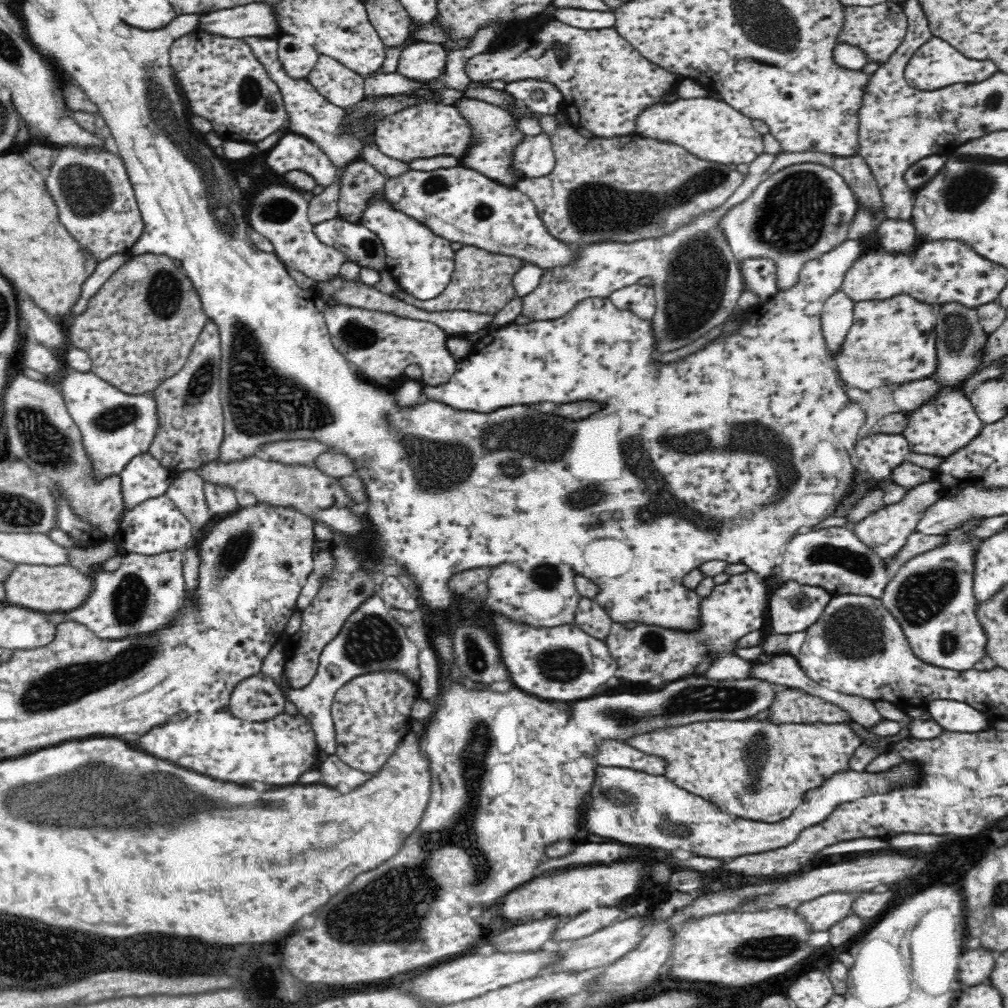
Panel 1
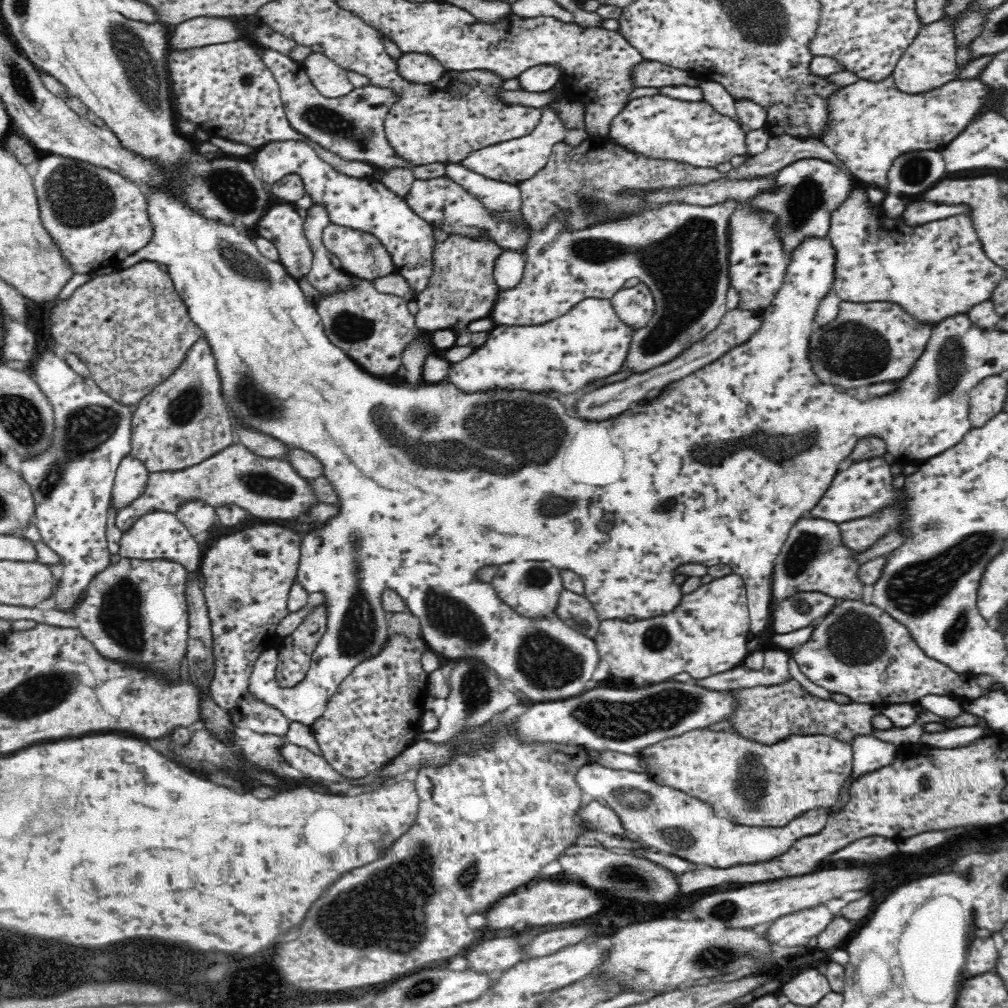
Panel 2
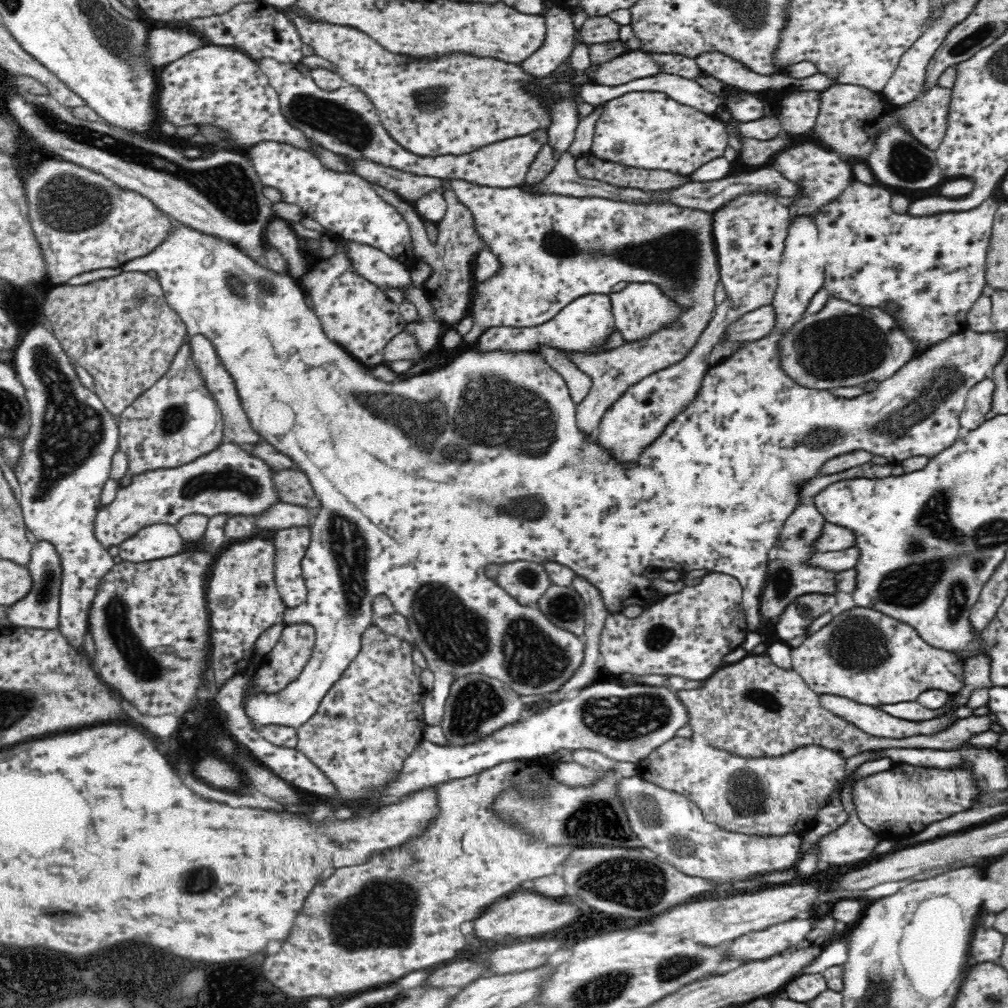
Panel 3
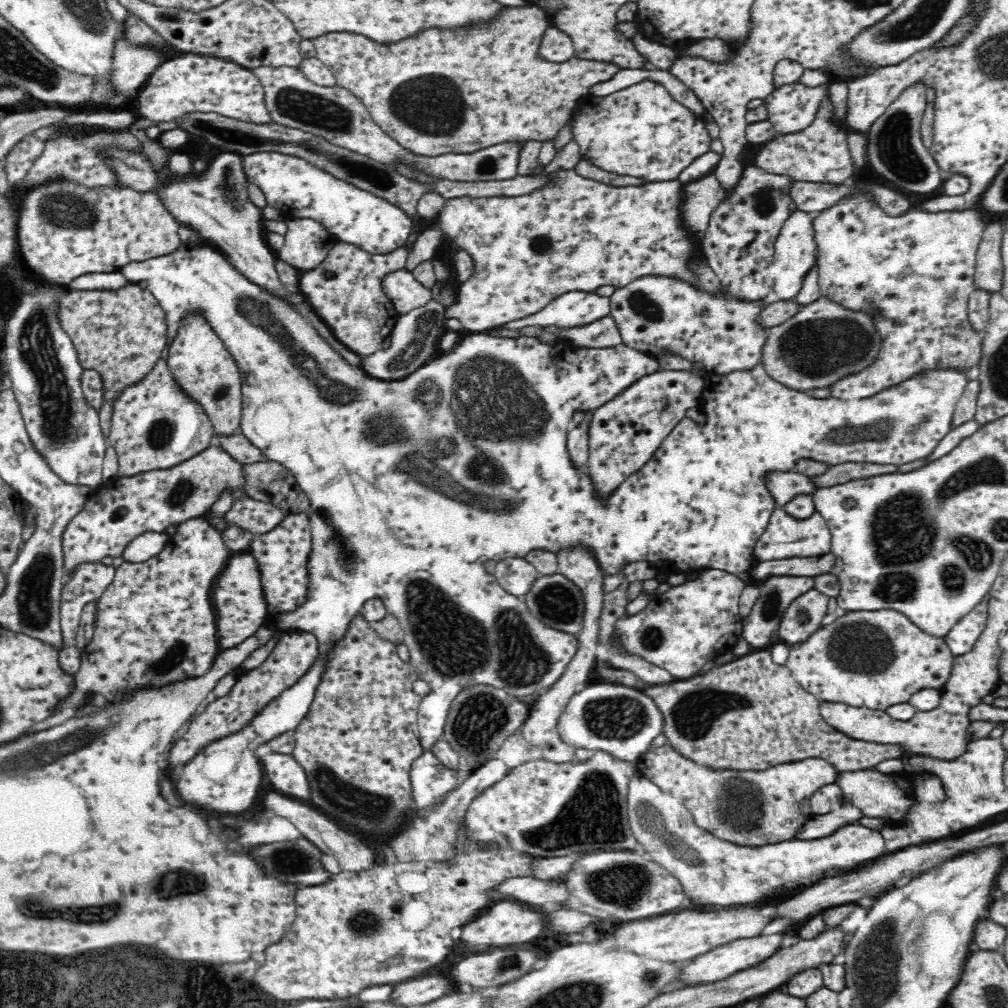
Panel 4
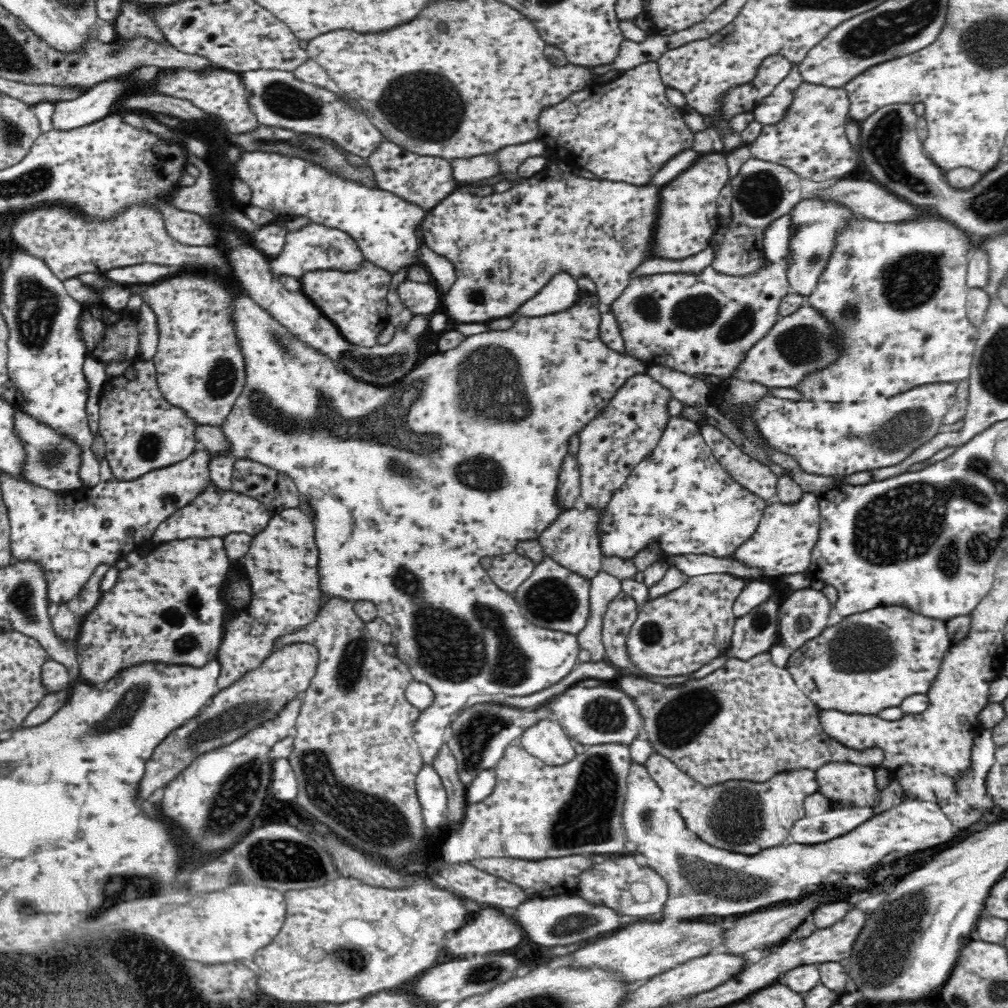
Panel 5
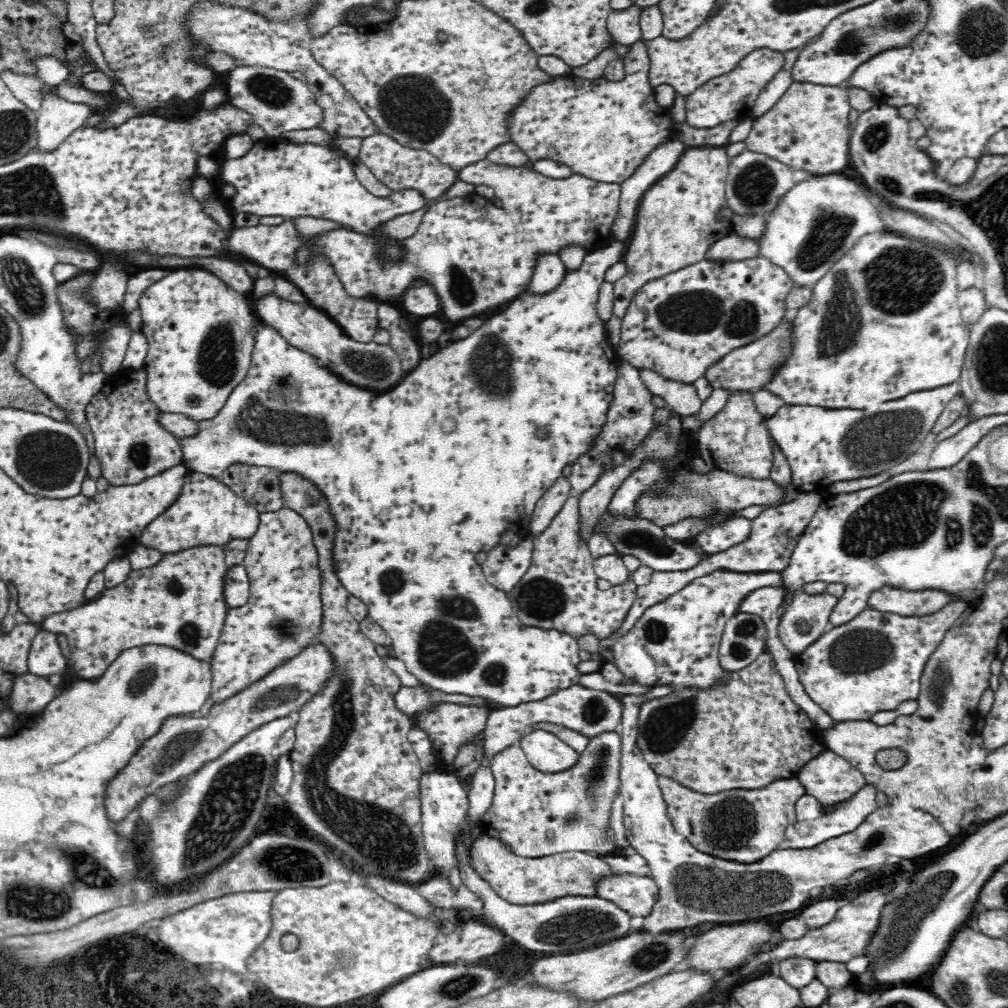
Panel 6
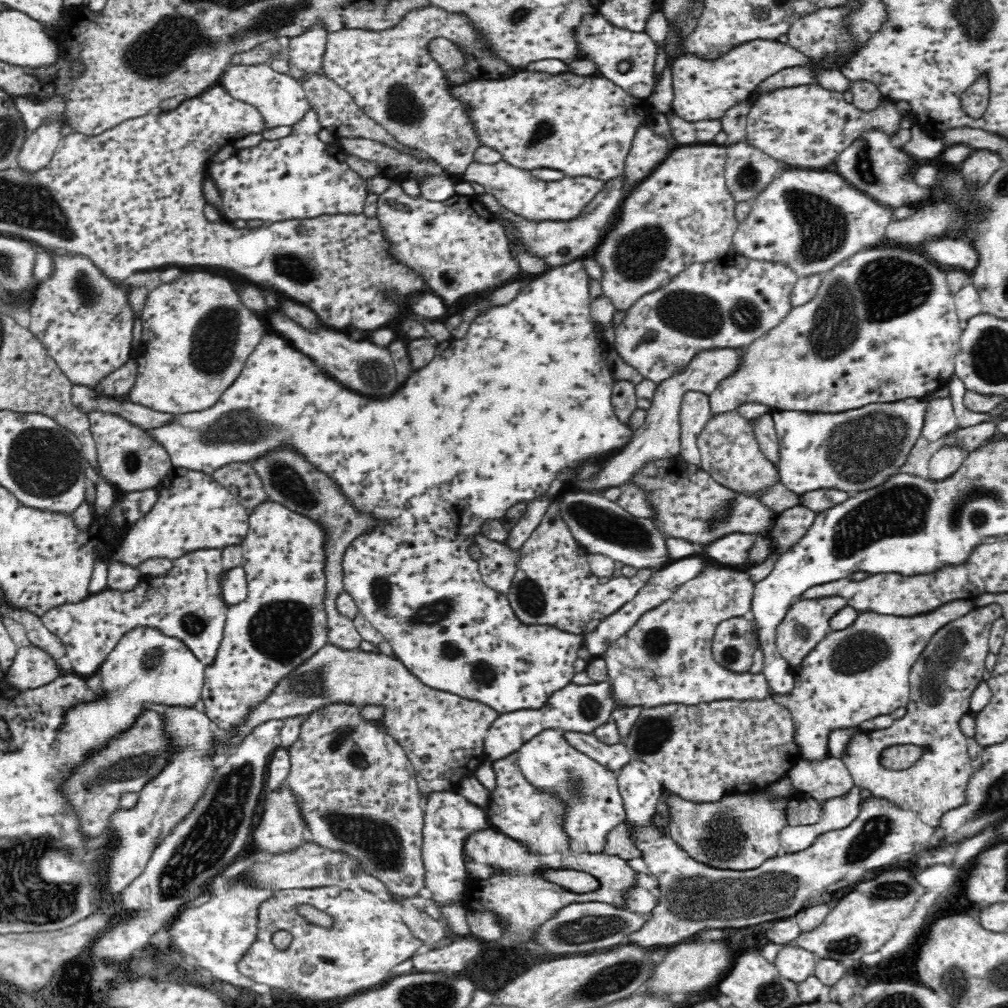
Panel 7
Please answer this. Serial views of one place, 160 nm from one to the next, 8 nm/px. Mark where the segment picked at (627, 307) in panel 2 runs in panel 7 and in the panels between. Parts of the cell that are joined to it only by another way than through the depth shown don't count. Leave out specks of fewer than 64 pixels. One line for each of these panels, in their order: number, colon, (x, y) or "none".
3: (641, 309)
4: (656, 314)
5: (698, 324)
6: (675, 326)
7: (727, 304)

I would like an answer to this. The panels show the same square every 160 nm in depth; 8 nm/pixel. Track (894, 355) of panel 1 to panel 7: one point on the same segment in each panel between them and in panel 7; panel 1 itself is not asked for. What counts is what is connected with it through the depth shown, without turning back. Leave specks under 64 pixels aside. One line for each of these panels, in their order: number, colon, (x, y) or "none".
2: (866, 343)
3: (842, 344)
4: (823, 341)
5: (800, 342)
6: (747, 367)
7: (658, 437)

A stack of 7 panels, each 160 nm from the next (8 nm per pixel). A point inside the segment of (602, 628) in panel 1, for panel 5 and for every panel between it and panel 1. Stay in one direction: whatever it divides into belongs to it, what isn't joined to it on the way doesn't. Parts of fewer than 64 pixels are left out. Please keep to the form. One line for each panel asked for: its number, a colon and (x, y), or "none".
2: (574, 610)
3: (562, 605)
4: (558, 603)
5: (553, 597)

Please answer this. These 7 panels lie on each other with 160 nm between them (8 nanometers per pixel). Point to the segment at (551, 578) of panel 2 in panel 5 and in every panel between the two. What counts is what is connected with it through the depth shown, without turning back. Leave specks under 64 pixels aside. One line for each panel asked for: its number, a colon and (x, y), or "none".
3: (525, 581)
4: (515, 575)
5: (509, 571)

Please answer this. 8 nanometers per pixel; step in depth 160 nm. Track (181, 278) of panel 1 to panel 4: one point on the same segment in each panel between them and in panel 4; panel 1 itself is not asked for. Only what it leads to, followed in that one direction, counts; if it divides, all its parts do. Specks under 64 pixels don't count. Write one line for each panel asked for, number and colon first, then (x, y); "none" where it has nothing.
2: (131, 330)
3: (121, 330)
4: (121, 334)

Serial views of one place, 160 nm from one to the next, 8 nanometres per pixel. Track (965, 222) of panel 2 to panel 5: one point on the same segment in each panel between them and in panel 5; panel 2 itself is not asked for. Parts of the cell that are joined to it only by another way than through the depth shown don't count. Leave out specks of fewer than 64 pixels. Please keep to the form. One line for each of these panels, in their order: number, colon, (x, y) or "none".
3: (926, 271)
4: (912, 274)
5: (894, 295)

